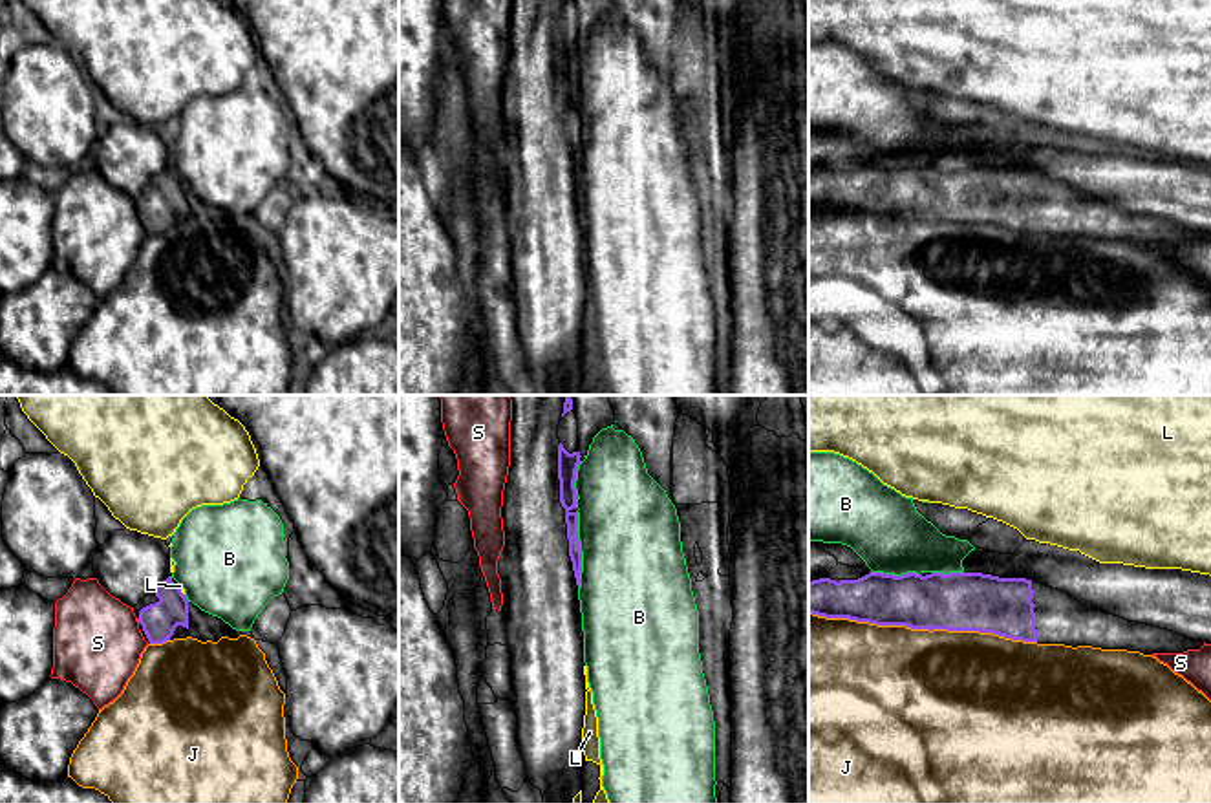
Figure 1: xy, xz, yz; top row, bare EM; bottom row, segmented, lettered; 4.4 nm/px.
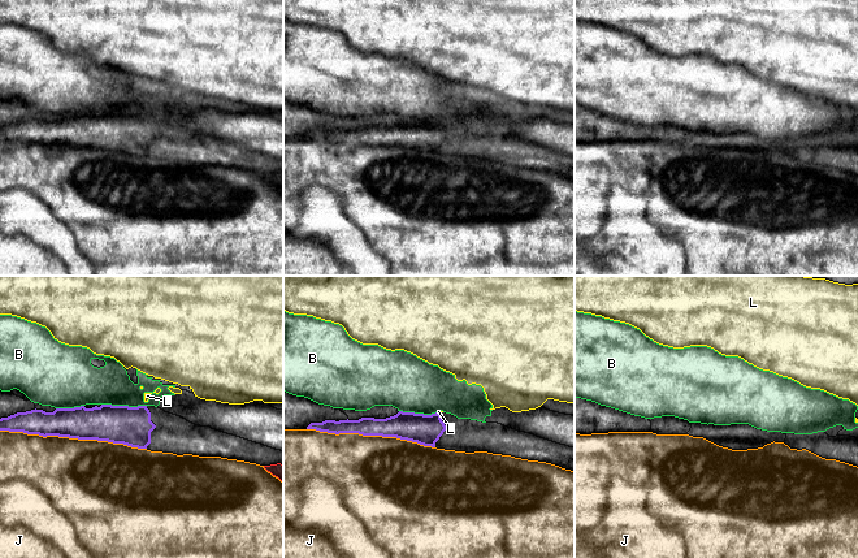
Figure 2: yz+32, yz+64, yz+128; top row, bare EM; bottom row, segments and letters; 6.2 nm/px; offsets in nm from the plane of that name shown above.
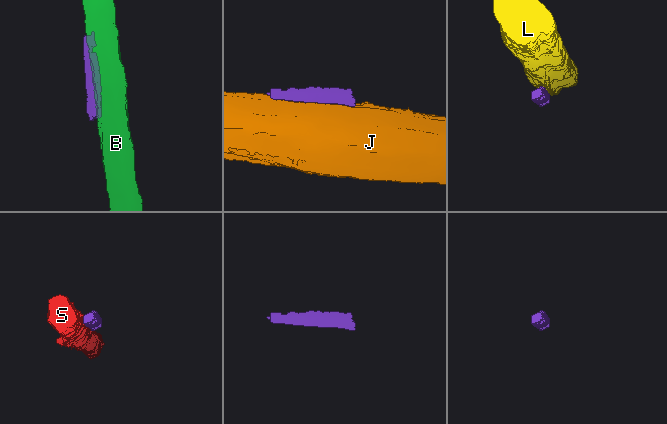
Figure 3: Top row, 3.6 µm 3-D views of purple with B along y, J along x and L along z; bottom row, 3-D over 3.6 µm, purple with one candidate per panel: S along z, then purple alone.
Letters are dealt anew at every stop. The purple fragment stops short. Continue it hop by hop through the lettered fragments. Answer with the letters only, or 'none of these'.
none of these

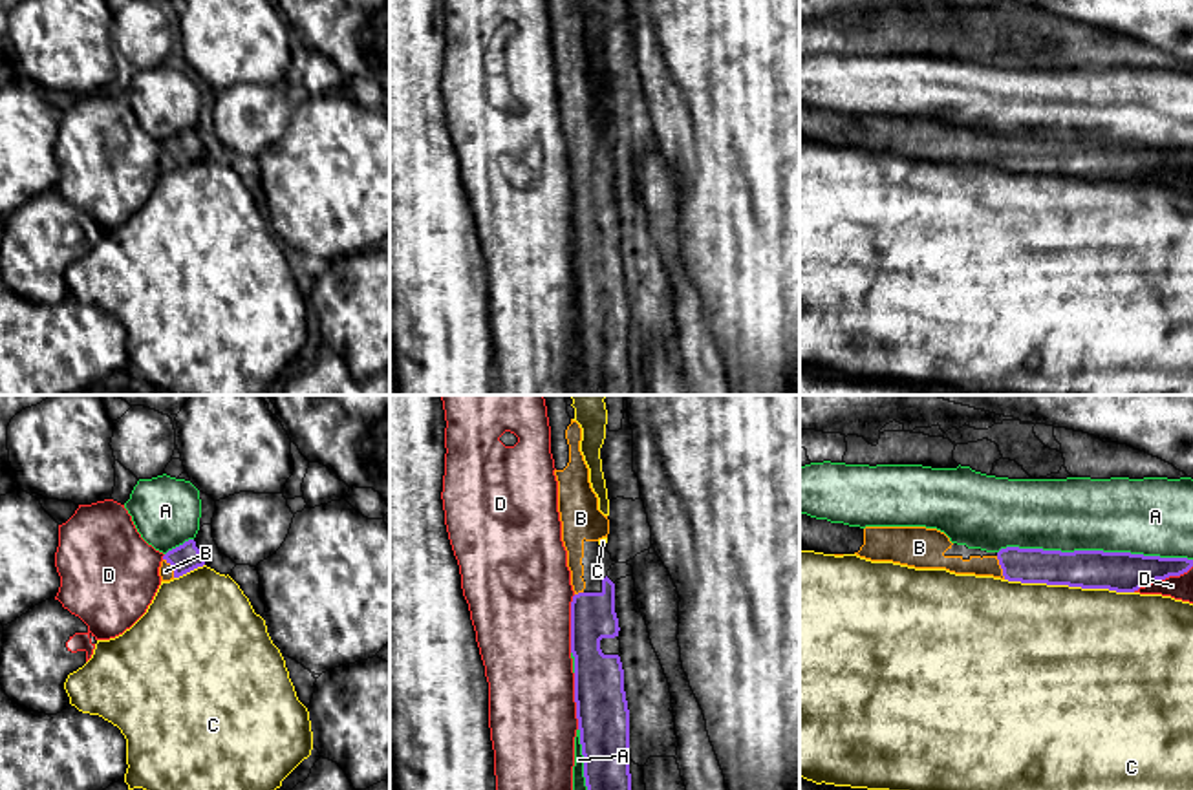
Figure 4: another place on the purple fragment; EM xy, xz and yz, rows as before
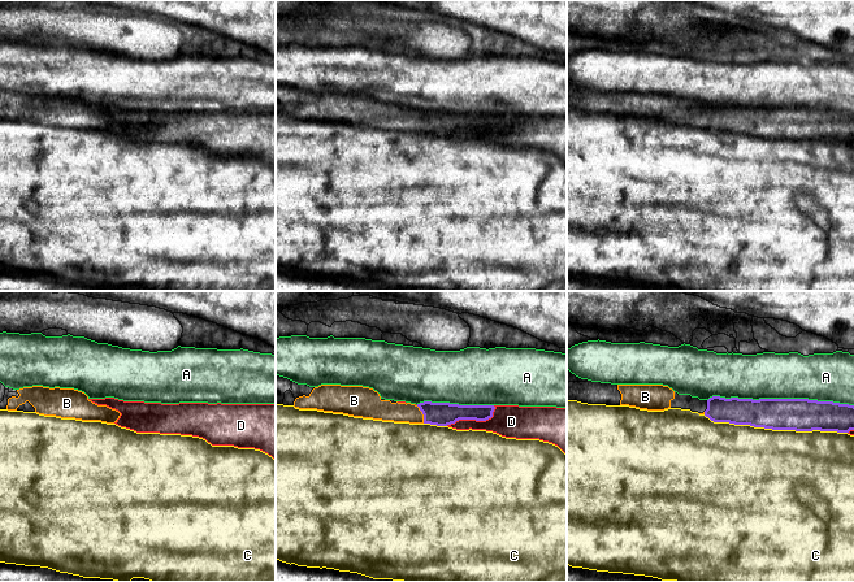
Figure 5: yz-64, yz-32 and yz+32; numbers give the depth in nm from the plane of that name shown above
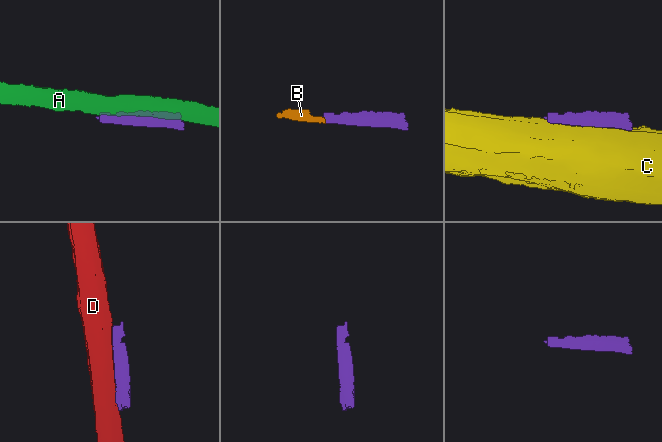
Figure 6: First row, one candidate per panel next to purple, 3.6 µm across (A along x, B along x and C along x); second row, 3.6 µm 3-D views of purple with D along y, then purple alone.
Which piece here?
B

